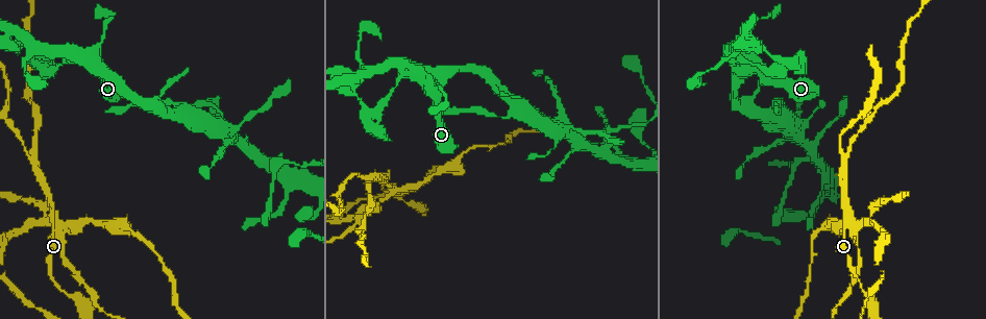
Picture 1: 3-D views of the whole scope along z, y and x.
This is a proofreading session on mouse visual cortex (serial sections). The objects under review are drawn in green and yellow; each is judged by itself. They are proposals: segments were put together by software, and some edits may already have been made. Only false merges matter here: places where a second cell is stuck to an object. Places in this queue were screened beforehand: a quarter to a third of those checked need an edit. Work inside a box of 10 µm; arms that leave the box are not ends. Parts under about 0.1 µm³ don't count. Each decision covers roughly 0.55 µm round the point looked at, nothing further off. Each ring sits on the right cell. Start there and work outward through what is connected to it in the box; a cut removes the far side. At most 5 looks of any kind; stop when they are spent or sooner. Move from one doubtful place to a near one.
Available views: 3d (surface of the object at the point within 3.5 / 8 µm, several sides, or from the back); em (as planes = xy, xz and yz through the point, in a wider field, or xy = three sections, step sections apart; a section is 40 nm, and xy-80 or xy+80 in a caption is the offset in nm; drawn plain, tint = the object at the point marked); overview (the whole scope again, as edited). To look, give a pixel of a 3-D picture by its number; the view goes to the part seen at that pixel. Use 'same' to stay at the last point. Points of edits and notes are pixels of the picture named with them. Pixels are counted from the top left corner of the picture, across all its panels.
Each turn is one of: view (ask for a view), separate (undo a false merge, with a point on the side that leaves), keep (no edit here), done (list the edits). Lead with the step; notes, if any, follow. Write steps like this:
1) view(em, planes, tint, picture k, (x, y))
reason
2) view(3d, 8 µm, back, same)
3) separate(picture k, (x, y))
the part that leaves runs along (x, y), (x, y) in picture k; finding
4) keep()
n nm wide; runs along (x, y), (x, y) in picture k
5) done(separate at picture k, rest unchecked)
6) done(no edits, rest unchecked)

view(3d, 3.5 µm, back, picture 1, (98, 67))
sharp bend

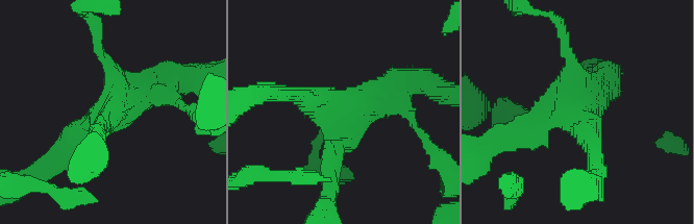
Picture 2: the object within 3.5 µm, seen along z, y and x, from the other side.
view(em, planes, tint, picture 2, (345, 115))

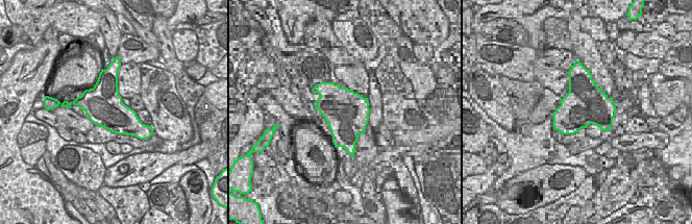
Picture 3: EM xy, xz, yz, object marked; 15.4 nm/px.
keep()
runs along (331, 176), (344, 117), (293, 96) in picture 2; all the same cell

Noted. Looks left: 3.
view(3d, 3.5 µm, picture 1, (37, 166))
side arm on a straight run

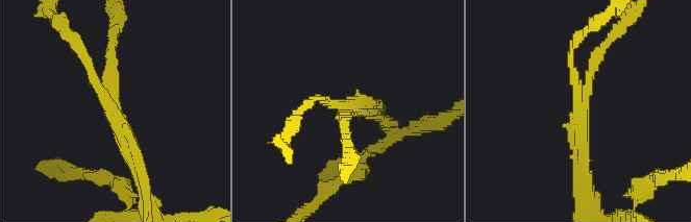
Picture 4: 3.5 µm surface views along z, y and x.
view(em, xy, step 5, tint, picture 4, (113, 106))
3 arms; arms of 150, 200, 200 nm

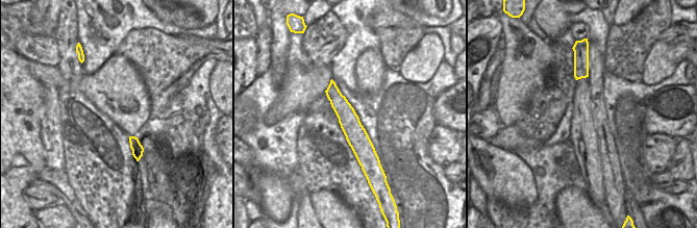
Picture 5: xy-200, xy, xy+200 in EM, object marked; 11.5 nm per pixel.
separate(picture 4, (419, 123))
the part that leaves runs along (380, 116), (396, 131), (447, 119) in picture 4; a second cell is stuck on

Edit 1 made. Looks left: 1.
done(separate at picture 4, rest unchecked)

